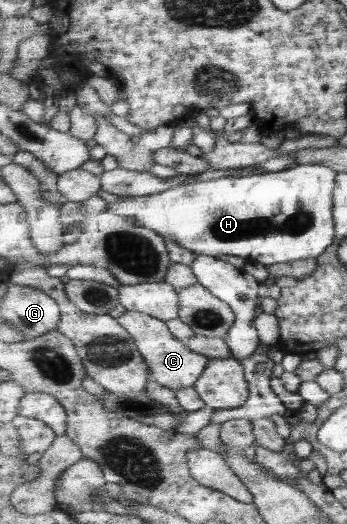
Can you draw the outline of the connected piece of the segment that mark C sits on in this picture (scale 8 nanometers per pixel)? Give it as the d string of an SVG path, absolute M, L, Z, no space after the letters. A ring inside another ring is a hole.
M128 310L125 315L119 316L118 320L138 342L138 348L149 362L150 378L155 378L161 385L181 391L197 385L203 372L207 371L207 366L211 363L210 357L197 353L187 345L185 340L175 337L165 320L131 310Z

